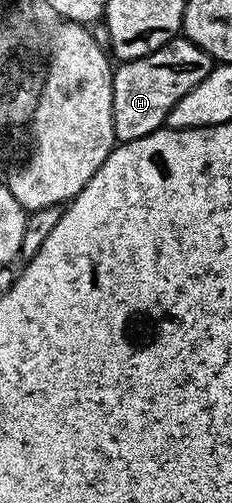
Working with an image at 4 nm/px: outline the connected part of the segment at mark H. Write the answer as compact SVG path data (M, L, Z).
M178 38L167 42L159 50L138 60L126 60L113 69L111 86L111 122L115 126L115 141L126 144L135 138L143 138L157 131L169 119L169 111L215 66L213 57L208 56L195 42Z

